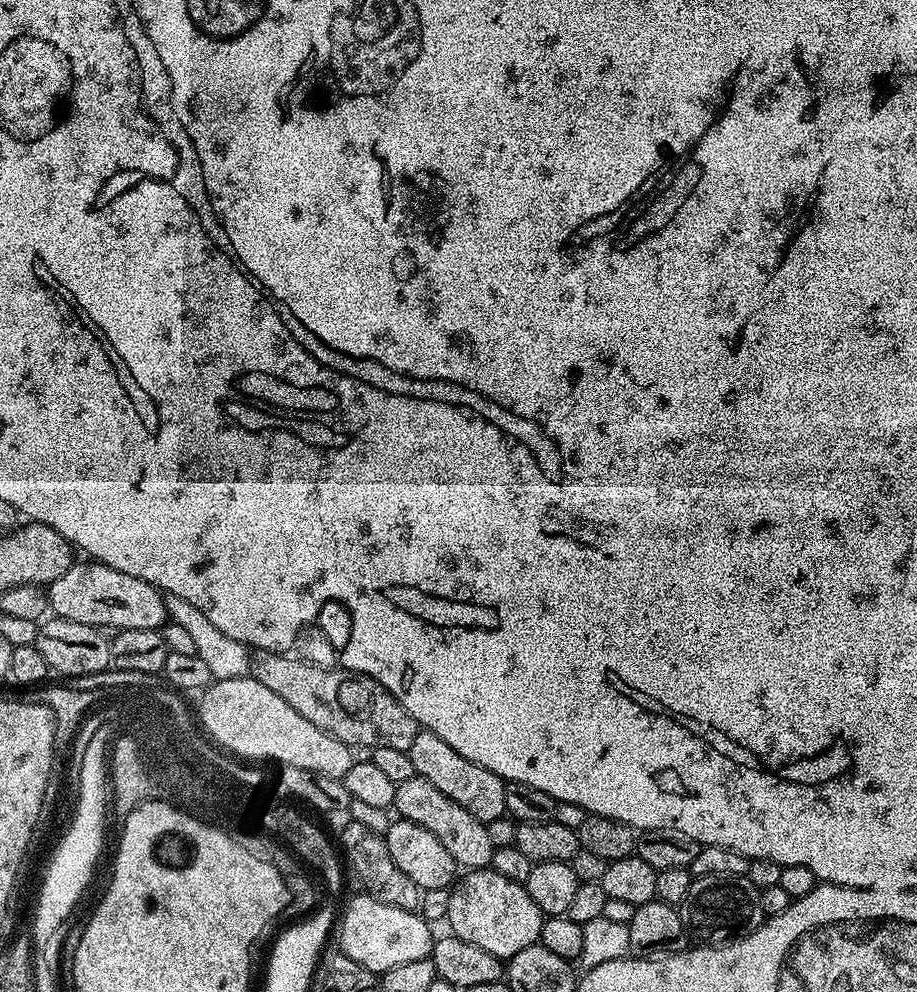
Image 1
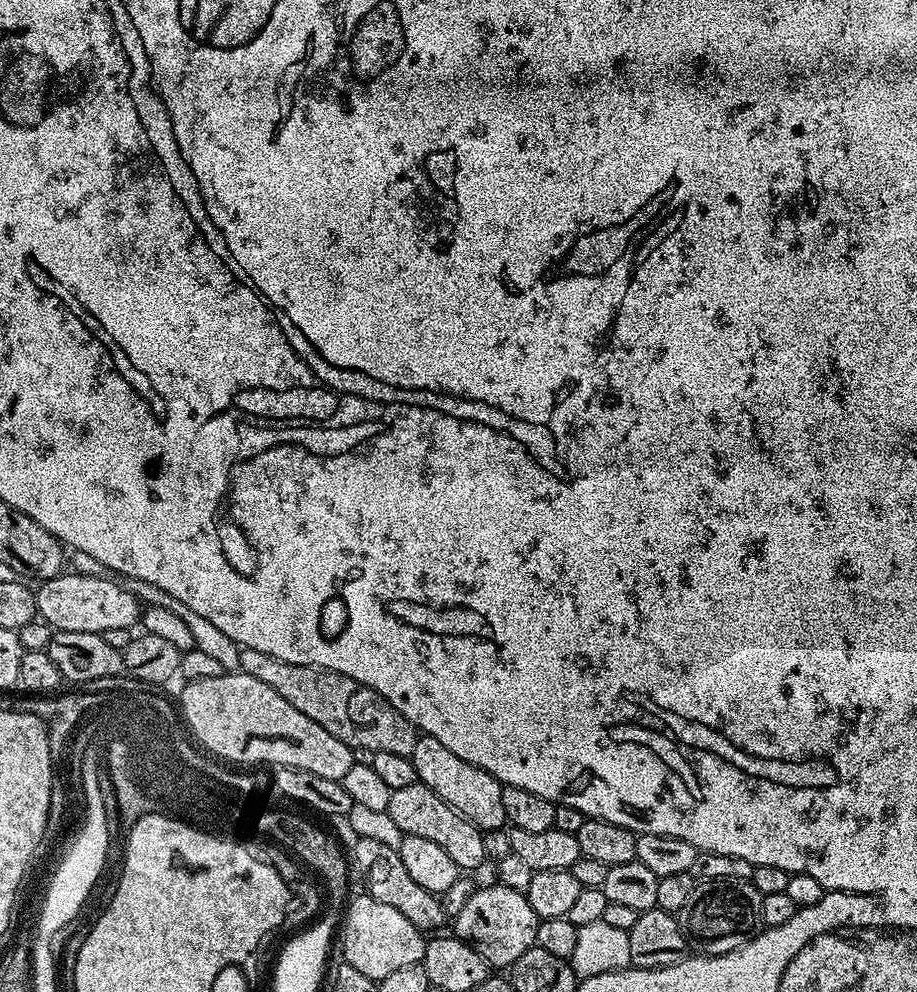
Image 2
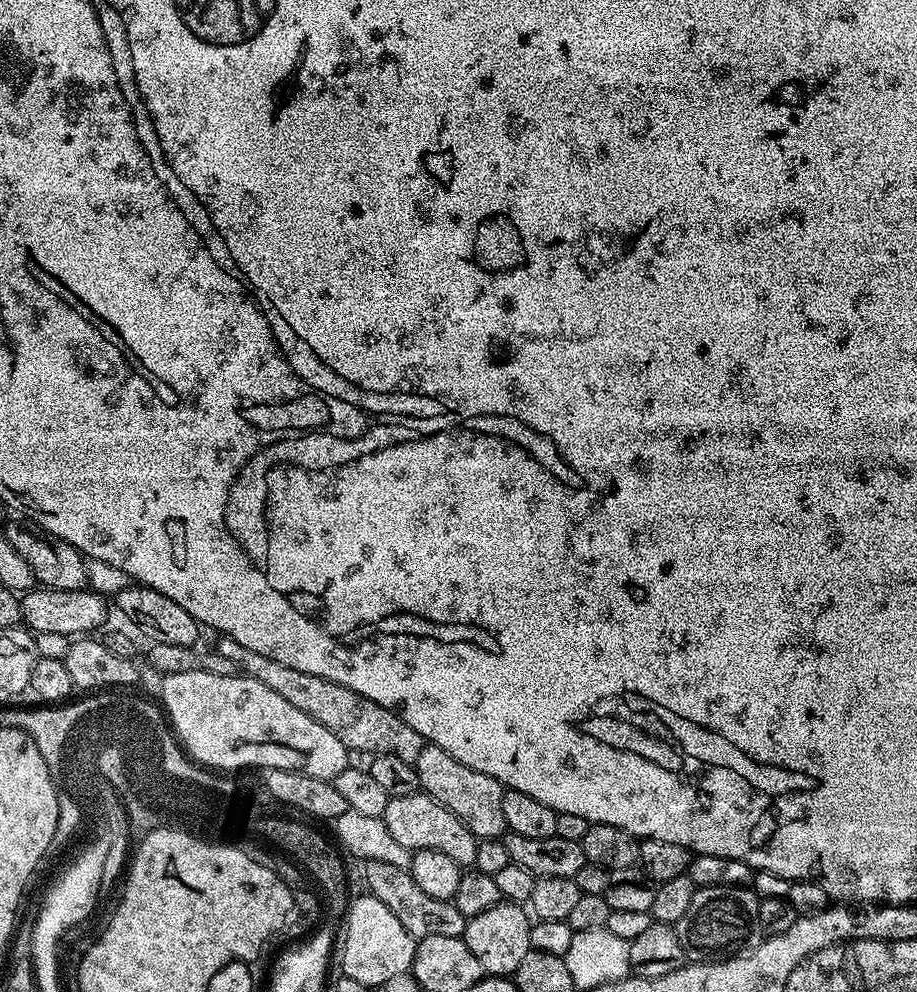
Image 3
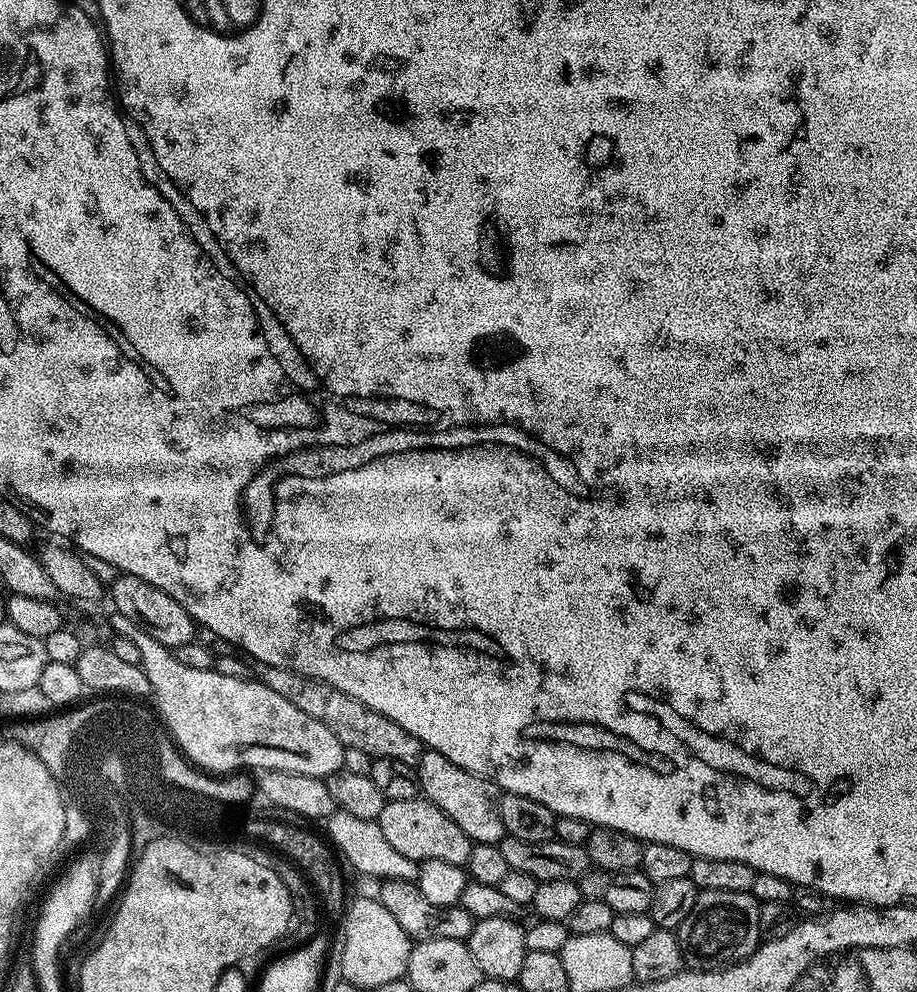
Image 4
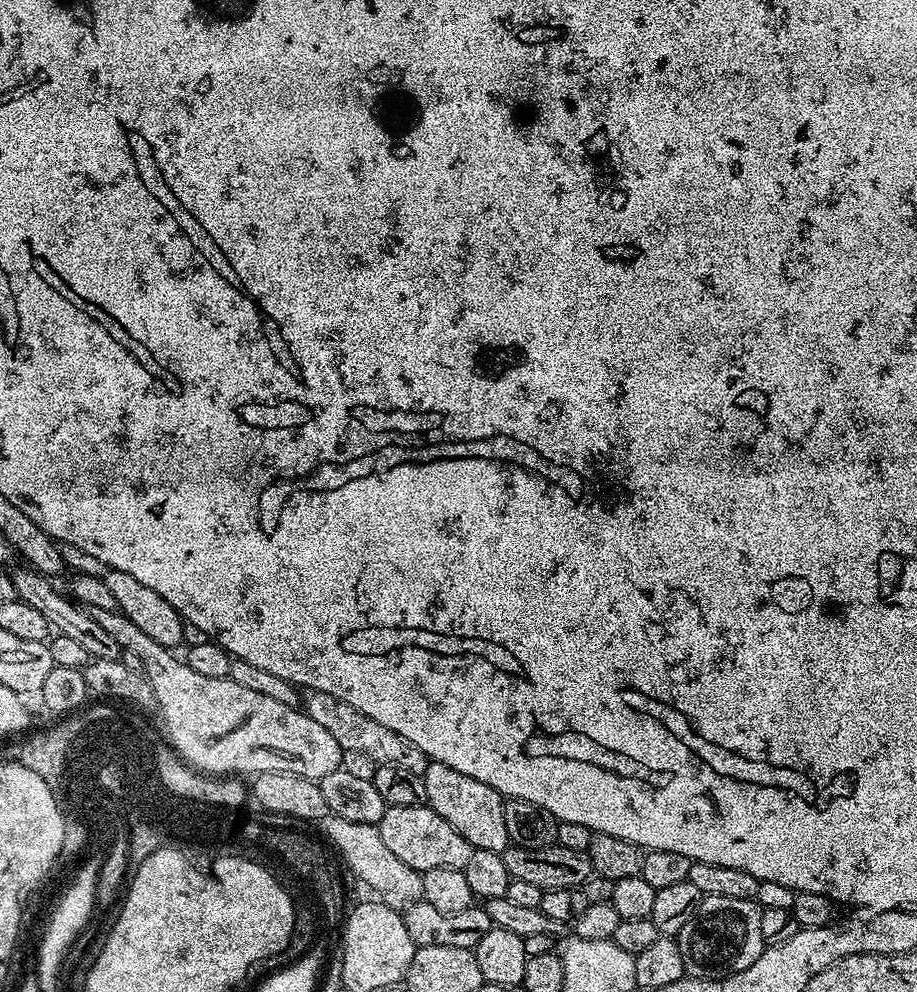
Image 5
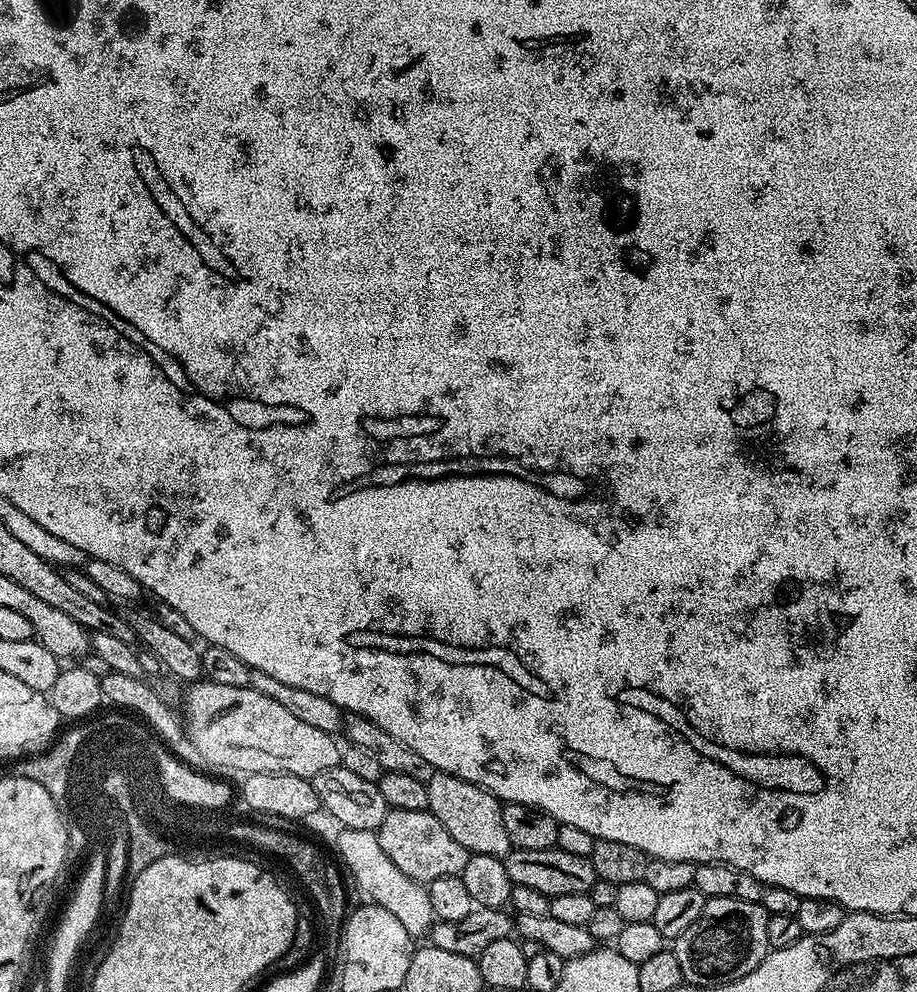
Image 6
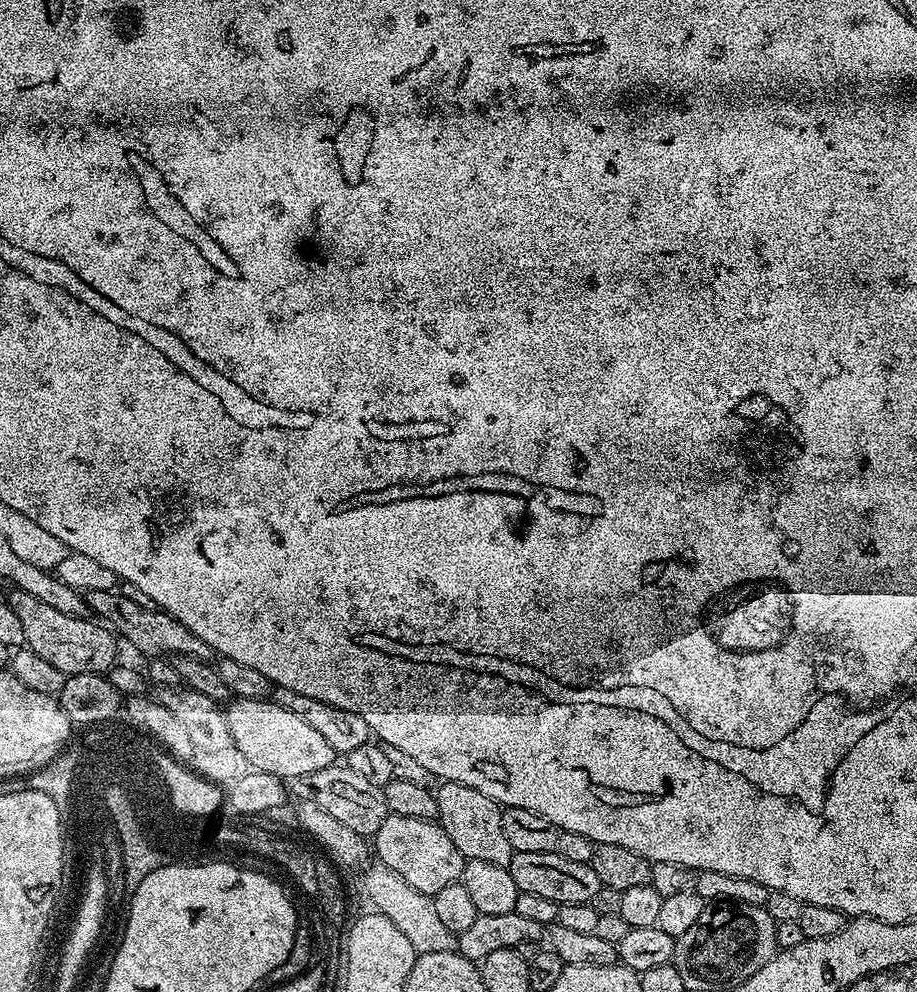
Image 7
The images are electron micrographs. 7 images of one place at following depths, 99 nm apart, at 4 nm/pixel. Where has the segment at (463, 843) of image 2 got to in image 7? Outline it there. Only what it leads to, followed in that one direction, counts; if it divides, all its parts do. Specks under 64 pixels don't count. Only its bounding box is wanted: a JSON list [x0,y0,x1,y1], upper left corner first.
[374,814,464,896]

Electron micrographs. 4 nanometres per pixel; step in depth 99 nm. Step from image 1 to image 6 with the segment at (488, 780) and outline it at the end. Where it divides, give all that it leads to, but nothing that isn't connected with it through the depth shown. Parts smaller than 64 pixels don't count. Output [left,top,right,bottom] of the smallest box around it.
[427,771,513,857]

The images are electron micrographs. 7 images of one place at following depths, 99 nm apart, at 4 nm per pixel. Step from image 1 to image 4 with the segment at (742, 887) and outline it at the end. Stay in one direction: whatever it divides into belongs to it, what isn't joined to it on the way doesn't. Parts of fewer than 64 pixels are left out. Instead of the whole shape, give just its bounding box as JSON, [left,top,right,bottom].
[678,892,762,972]

